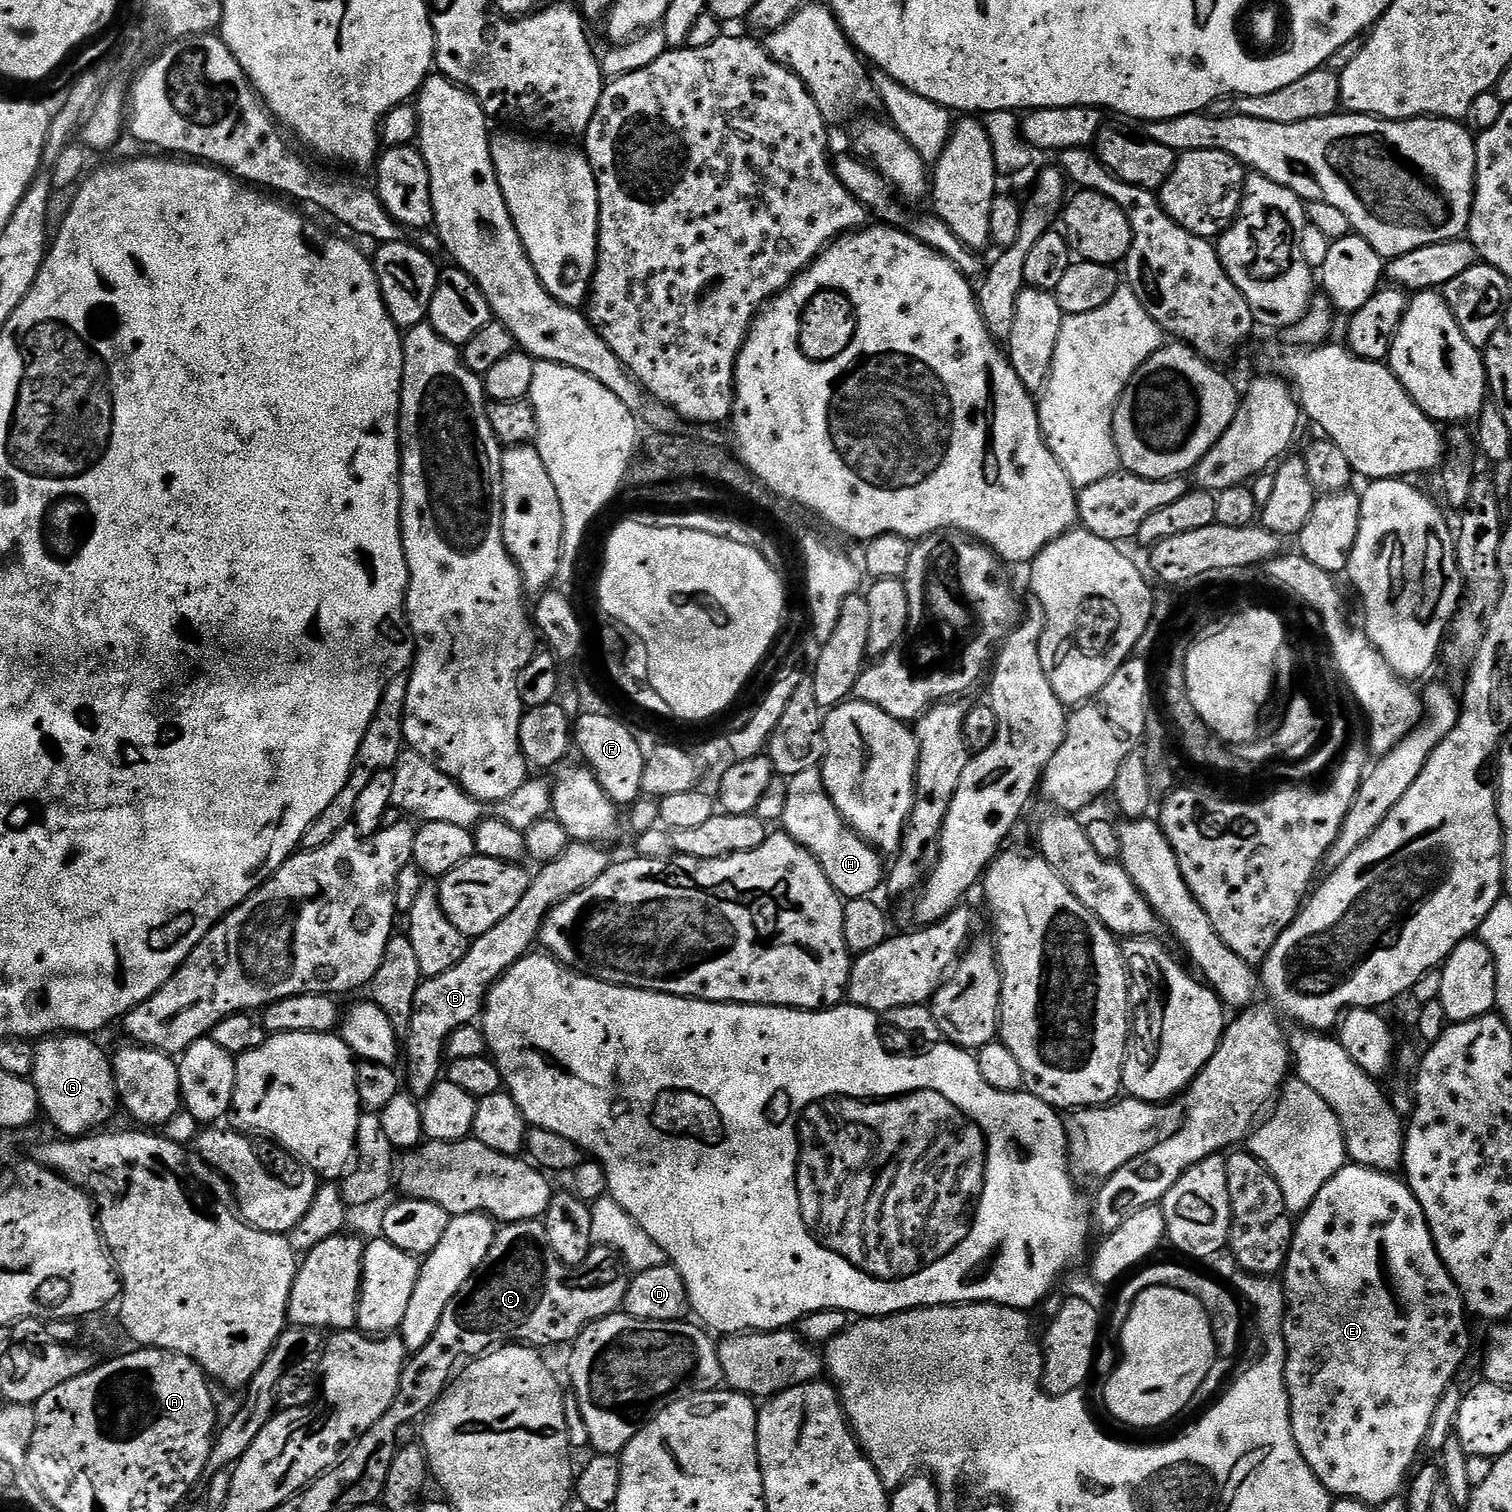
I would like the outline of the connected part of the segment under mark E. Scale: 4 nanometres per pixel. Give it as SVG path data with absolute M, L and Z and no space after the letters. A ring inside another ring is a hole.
M1345 1163L1344 1168L1338 1170L1338 1174L1334 1174L1334 1178L1322 1186L1322 1190L1318 1190L1318 1198L1314 1198L1314 1202L1310 1202L1310 1206L1299 1217L1292 1234L1292 1244L1288 1248L1288 1263L1282 1269L1282 1283L1284 1346L1288 1351L1284 1363L1284 1381L1288 1387L1294 1442L1302 1458L1318 1482L1322 1482L1322 1486L1333 1497L1354 1498L1373 1506L1397 1499L1405 1487L1404 1475L1413 1471L1412 1463L1415 1462L1420 1447L1425 1447L1434 1410L1445 1390L1453 1387L1455 1380L1452 1379L1464 1360L1460 1344L1456 1341L1460 1336L1460 1312L1462 1313L1460 1289L1452 1281L1451 1274L1438 1254L1418 1198L1414 1198L1407 1183L1399 1175L1364 1168L1361 1164Z

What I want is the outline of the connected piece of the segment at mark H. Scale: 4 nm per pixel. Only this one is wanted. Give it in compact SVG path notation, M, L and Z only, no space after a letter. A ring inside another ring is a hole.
M820 768L802 770L802 774L788 780L786 814L782 821L783 831L792 836L811 856L820 863L826 878L841 897L853 900L859 896L871 897L876 887L886 880L885 865L880 865L881 853L868 841L851 830L842 829L840 812L834 806L830 794L824 788L824 778Z

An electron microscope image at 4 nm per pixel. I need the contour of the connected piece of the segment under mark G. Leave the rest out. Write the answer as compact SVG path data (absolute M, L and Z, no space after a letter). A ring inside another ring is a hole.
M52 1034L47 1038L41 1039L39 1043L35 1045L36 1049L36 1061L34 1062L34 1070L31 1074L32 1085L38 1090L38 1098L40 1099L40 1106L43 1115L46 1117L48 1115L48 1120L57 1128L59 1135L64 1138L79 1138L92 1133L97 1130L103 1129L104 1124L112 1116L112 1111L117 1111L118 1108L118 1097L116 1094L116 1080L112 1076L112 1061L110 1059L109 1053L103 1052L98 1045L95 1044L93 1037L88 1034Z

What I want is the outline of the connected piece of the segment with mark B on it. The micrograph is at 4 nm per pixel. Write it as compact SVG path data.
M569 843L568 849L561 856L554 858L554 862L543 865L539 869L540 873L537 876L535 873L529 879L526 894L522 894L518 906L514 906L514 910L510 910L510 914L506 914L506 918L502 918L502 922L498 922L498 926L490 926L490 930L486 930L486 934L475 937L469 943L468 953L462 958L462 962L458 962L458 966L450 966L450 970L446 970L446 974L421 979L418 994L414 994L414 1014L410 1018L410 1026L406 1033L406 1056L408 1052L406 1088L411 1095L417 1098L426 1097L430 1094L430 1090L434 1090L434 1086L440 1083L442 1073L446 1068L446 1049L450 1034L454 1034L454 1030L467 1024L476 1024L481 1019L484 1002L488 999L488 991L504 977L505 972L509 972L522 957L533 951L532 943L535 945L539 941L540 928L550 914L550 910L554 910L554 906L558 906L566 898L570 898L570 894L578 894L578 890L590 886L590 882L594 882L594 878L602 878L602 874L610 863L610 857L600 848L603 847L599 843Z

